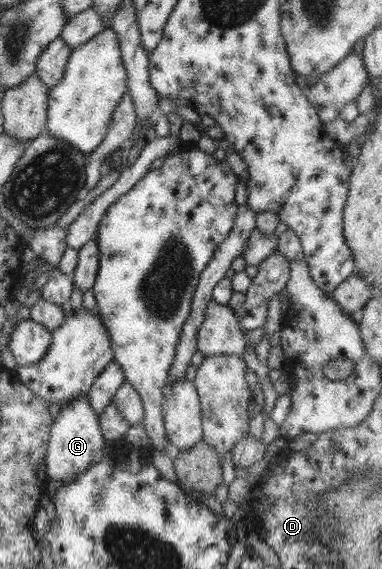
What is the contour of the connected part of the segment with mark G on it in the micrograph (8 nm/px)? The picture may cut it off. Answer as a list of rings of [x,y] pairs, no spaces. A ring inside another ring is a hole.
[[[88,396],[72,398],[64,404],[57,418],[51,425],[50,437],[46,452],[46,473],[50,480],[57,480],[57,484],[66,484],[77,479],[77,475],[85,472],[90,464],[101,457],[106,440],[99,426],[99,415],[91,409]]]

